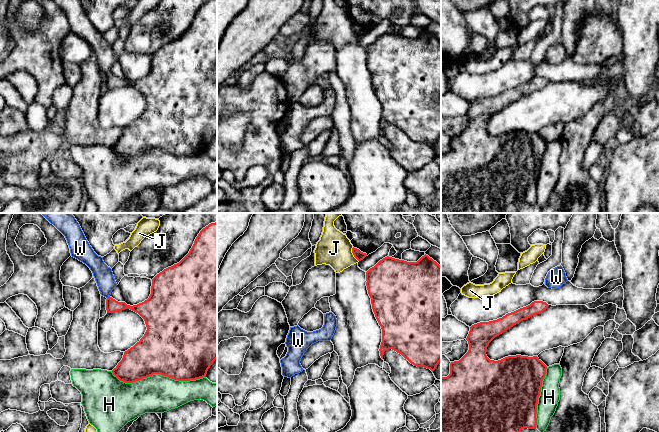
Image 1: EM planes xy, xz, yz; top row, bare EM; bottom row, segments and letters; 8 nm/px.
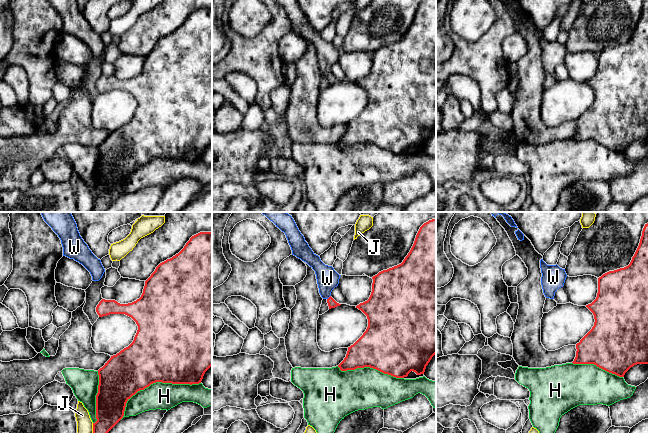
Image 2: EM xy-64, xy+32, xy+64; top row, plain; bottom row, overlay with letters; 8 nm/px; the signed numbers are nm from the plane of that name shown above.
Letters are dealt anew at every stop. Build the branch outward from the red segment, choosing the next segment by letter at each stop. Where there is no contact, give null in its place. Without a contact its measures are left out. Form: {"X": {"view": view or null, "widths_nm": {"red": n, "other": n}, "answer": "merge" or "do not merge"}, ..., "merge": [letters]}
{"H": {"view": "xy", "widths_nm": {"red": 500, "other": 300}, "answer": "do not merge"}, "J": {"view": "xz", "widths_nm": {"red": 70, "other": 280}, "answer": "do not merge"}, "W": {"view": "xy", "widths_nm": {"red": 100, "other": 150}, "answer": "merge"}, "merge": ["W"]}

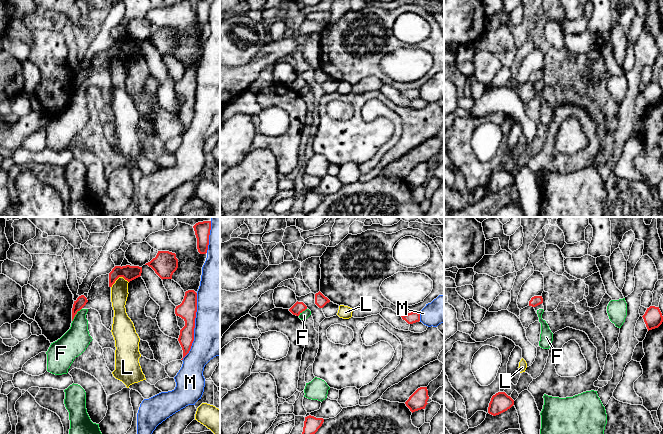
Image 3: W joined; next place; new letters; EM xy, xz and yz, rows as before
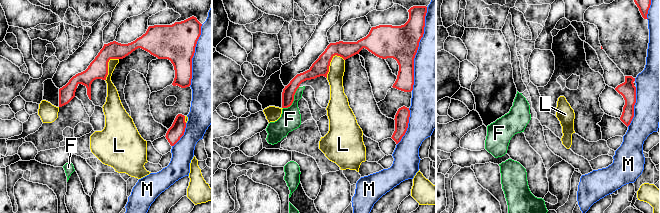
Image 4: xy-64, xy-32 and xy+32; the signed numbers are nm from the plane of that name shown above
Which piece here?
{"F": {"view": "xy", "widths_nm": {"red": 90, "other": 220}, "answer": "do not merge"}, "L": {"view": "xy", "widths_nm": {"red": 120, "other": 140}, "answer": "do not merge"}, "M": {"view": "xy", "widths_nm": {"red": 150, "other": 400}, "answer": "do not merge"}, "merge": []}

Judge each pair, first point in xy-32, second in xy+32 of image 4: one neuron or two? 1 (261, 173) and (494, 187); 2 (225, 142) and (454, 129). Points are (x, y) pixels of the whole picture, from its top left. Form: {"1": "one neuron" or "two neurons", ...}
{"1": "one neuron", "2": "one neuron"}

